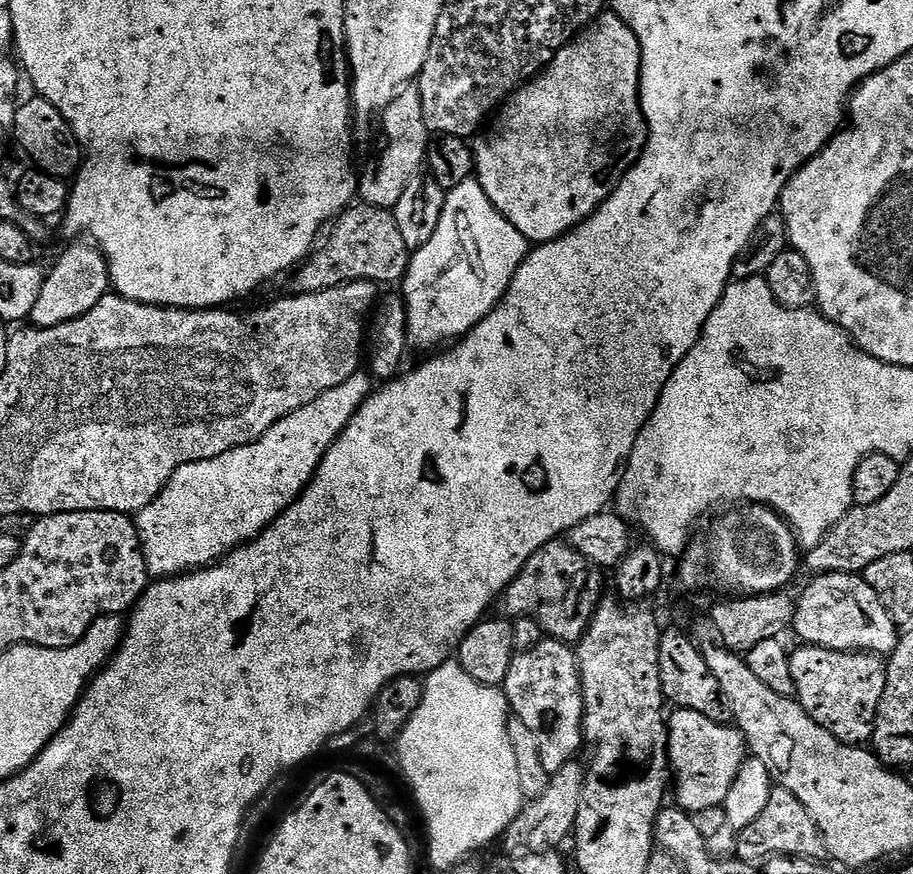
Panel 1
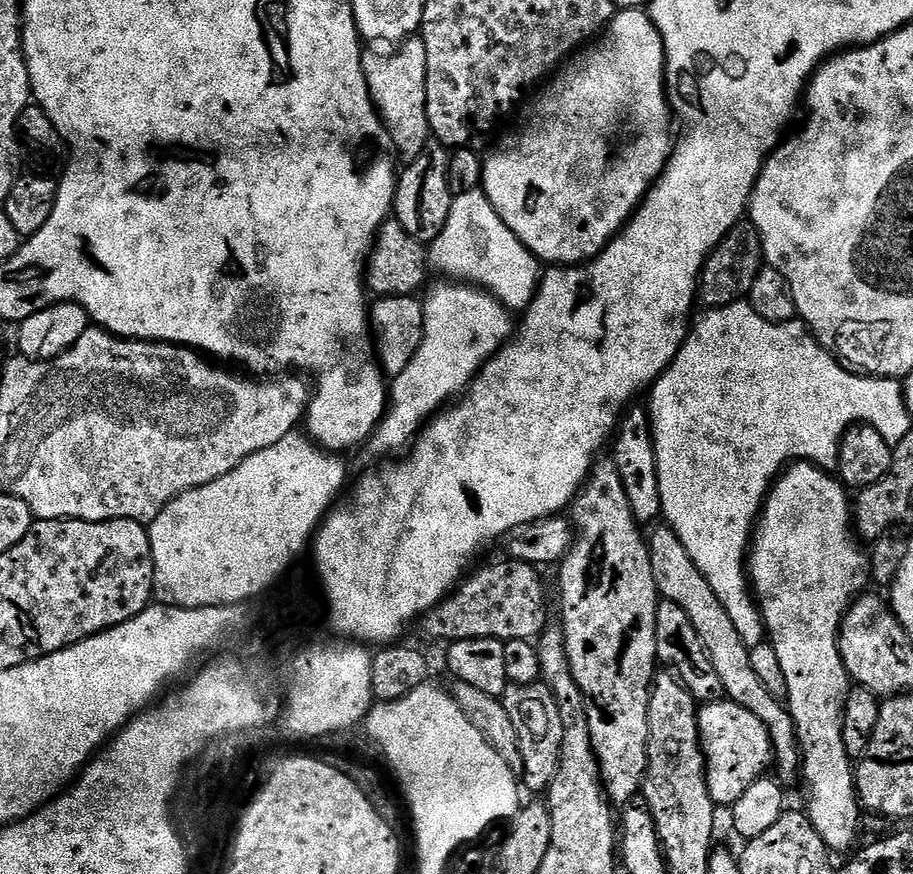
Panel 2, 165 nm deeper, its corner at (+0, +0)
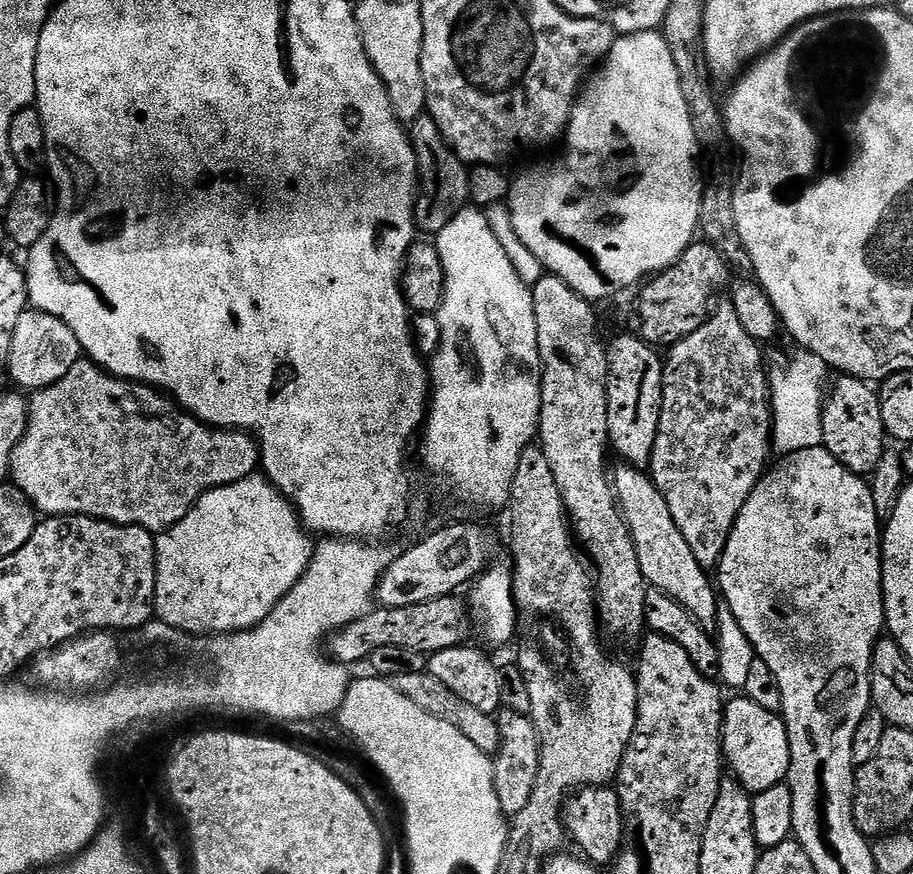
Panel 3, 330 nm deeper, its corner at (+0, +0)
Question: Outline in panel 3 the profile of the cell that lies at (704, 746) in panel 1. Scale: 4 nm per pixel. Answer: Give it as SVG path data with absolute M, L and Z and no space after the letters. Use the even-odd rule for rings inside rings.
M737 695L737 700L729 699L724 706L722 742L723 759L732 767L731 775L750 794L770 790L788 779L790 770L790 738L783 715L758 706L758 702L747 696Z

